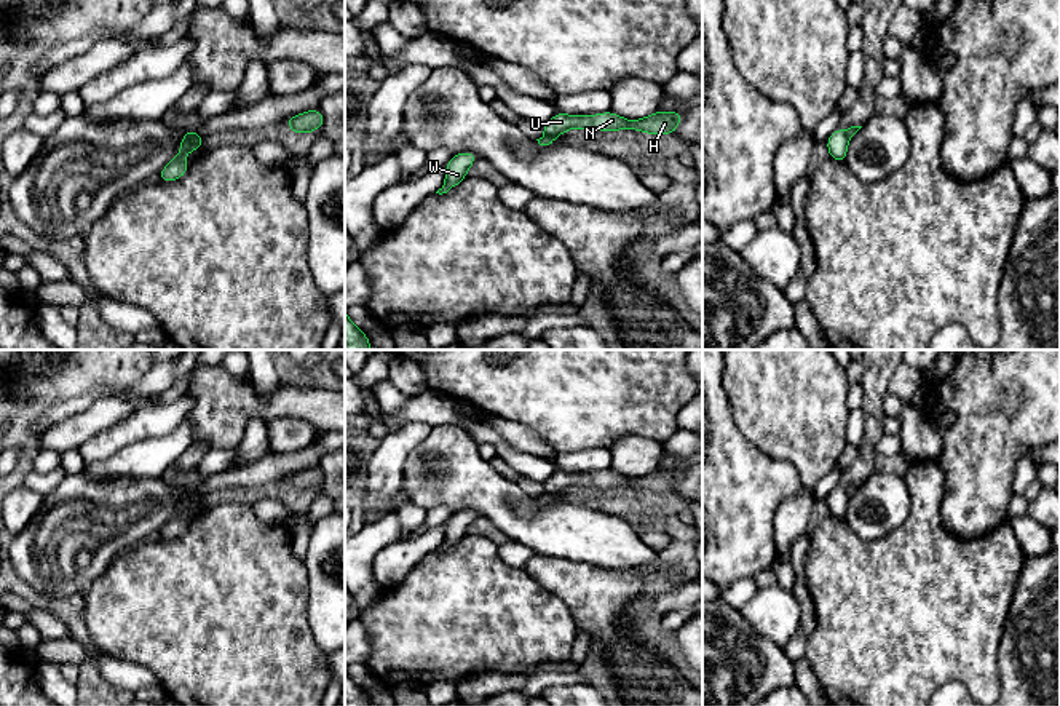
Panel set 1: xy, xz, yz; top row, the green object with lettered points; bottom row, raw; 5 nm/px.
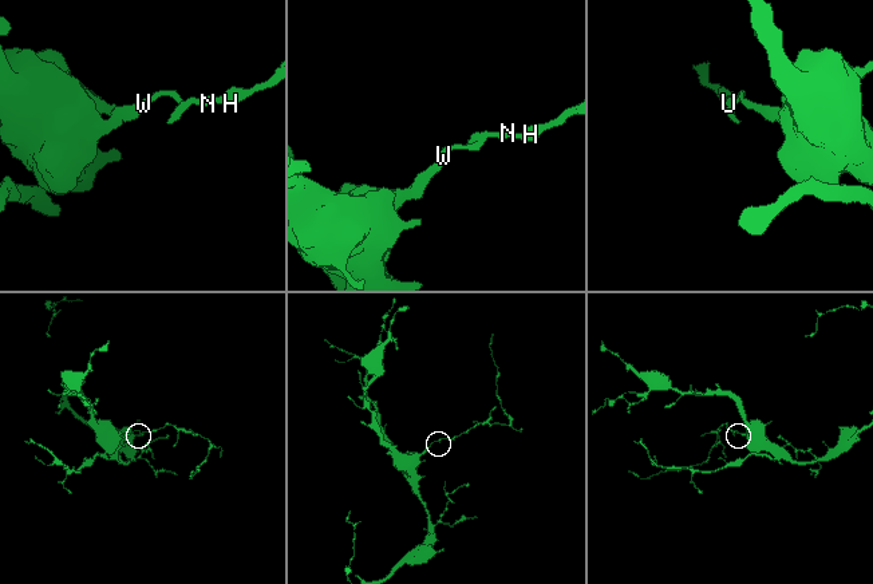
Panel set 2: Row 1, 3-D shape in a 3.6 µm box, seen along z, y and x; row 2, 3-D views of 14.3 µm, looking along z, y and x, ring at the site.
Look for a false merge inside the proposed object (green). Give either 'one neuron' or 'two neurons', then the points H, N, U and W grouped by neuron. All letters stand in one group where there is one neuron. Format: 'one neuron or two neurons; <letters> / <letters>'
two neurons; H N U / W

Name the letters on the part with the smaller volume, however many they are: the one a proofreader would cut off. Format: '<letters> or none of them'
H, N, U

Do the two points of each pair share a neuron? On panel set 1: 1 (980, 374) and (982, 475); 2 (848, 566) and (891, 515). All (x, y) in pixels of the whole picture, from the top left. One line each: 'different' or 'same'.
1: same
2: different

